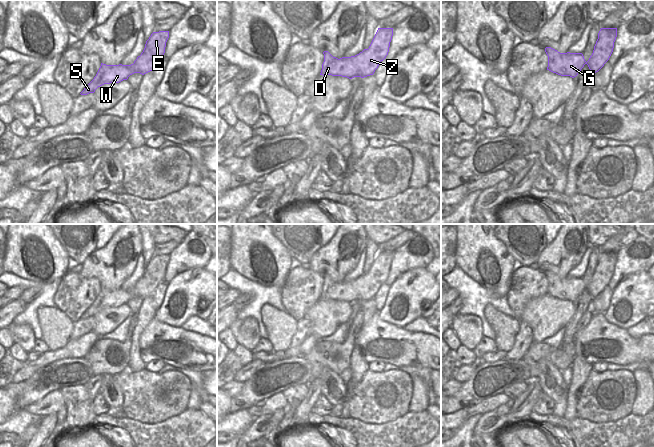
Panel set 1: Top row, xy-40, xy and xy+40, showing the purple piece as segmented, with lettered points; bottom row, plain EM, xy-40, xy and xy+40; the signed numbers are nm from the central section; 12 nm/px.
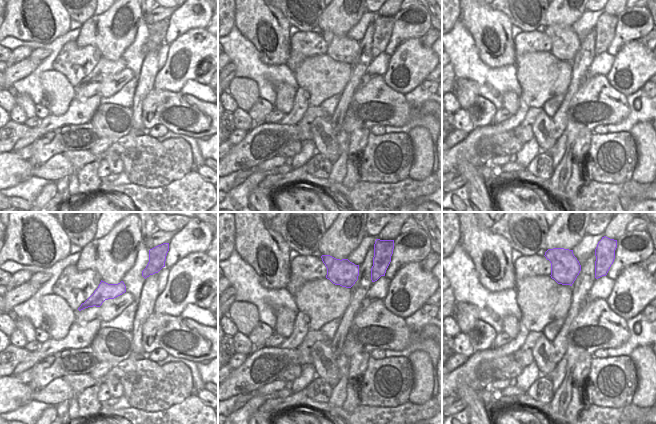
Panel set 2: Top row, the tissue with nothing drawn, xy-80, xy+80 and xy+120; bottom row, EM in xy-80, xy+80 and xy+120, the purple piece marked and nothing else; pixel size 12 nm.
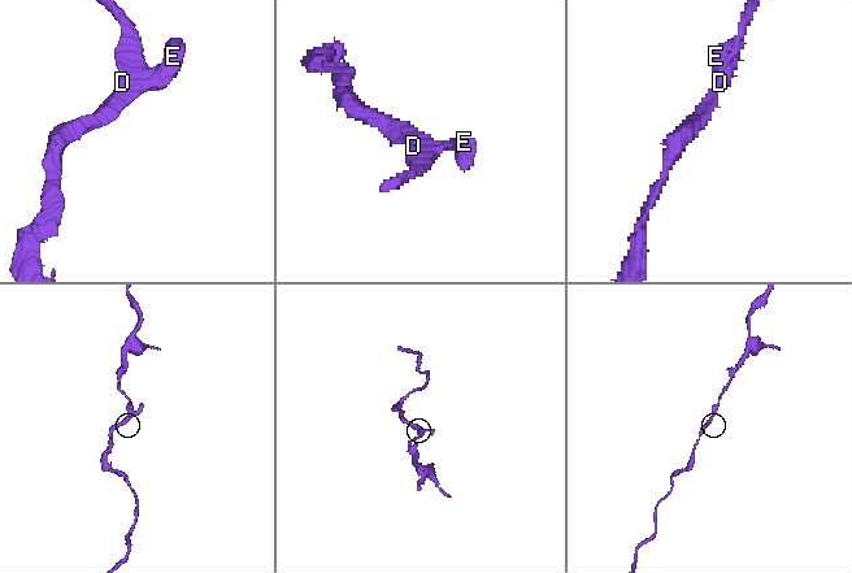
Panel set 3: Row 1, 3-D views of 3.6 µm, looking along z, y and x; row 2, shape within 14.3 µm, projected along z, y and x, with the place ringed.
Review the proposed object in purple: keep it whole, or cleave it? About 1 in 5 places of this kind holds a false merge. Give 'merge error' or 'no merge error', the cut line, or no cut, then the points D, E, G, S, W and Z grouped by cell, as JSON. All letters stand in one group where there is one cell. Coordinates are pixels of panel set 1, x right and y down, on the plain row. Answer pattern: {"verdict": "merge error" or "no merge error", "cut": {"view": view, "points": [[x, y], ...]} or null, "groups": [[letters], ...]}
{"verdict": "no merge error", "cut": null, "groups": [["D", "E", "G", "S", "W", "Z"]]}

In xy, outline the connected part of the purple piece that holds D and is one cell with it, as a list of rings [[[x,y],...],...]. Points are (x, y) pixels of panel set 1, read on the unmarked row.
[[[378,252],[369,272],[351,281],[338,283],[328,275],[324,275],[324,286],[320,299],[342,300],[349,303],[373,299],[379,288],[388,279],[392,260],[393,252]]]

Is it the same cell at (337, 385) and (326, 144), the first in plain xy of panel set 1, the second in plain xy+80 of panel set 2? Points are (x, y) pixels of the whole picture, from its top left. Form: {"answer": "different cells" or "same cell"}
{"answer": "same cell"}

